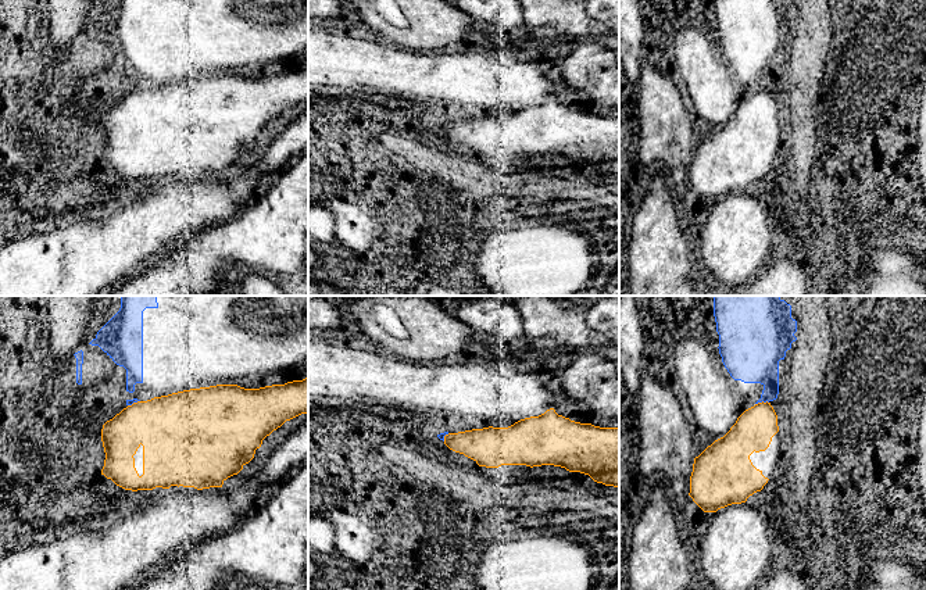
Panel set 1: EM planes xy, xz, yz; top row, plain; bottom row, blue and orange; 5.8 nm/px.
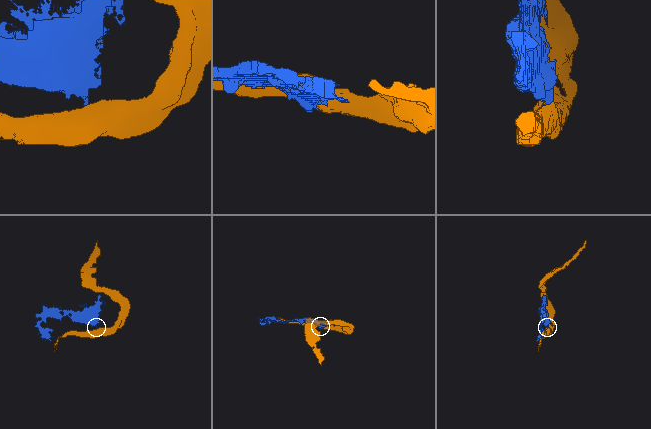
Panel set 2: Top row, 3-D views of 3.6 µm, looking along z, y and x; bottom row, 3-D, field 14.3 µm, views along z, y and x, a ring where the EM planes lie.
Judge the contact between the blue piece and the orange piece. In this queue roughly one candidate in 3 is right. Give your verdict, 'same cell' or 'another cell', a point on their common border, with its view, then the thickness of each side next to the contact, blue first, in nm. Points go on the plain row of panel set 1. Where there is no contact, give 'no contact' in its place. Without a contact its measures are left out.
another cell | yz (761, 90) | 280/220 nm

